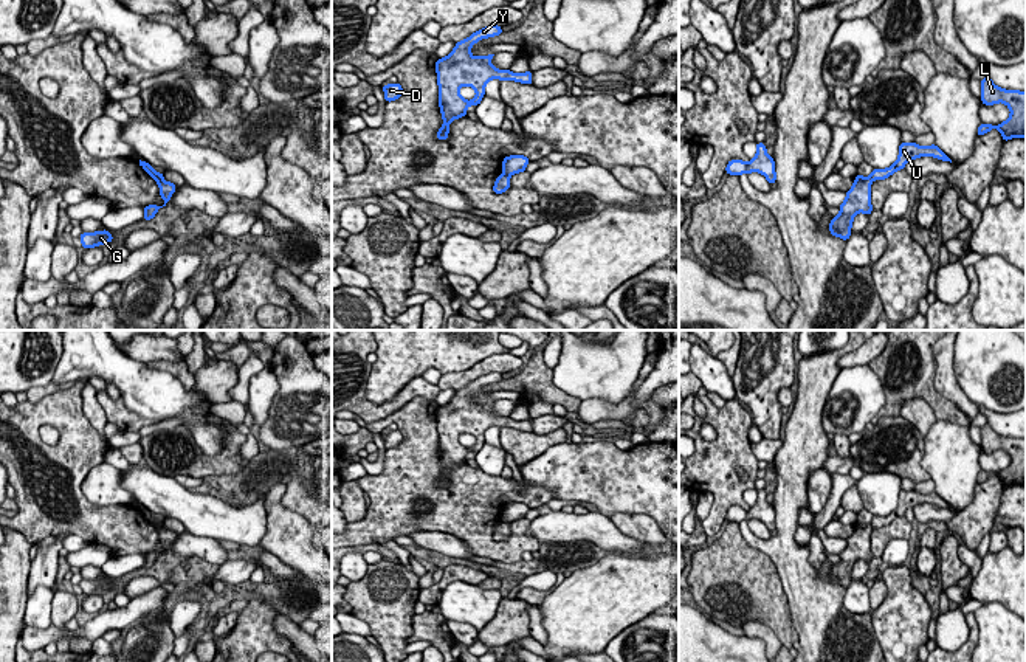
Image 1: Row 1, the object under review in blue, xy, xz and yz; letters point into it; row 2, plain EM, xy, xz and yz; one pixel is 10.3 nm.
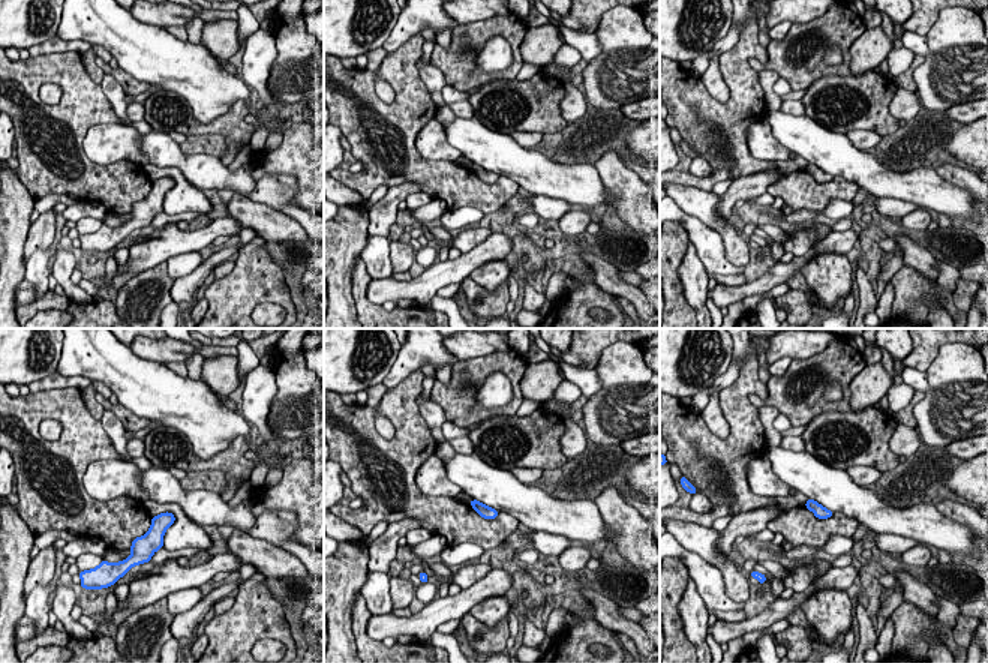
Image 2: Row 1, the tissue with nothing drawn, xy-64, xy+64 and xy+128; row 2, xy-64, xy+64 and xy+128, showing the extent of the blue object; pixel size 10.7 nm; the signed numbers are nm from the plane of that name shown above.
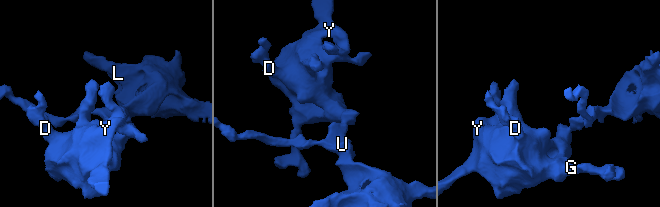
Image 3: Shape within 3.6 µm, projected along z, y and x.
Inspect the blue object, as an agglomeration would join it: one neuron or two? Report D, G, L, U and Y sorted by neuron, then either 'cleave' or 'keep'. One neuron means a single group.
D G Y / L U; cleave

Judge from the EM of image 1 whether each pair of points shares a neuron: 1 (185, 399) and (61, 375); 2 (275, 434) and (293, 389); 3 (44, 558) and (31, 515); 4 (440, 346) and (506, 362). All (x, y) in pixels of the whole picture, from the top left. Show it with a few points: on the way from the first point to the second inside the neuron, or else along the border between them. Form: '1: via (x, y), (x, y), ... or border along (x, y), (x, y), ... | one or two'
1: via (154, 394), (146, 393), (115, 366), (92, 366) | one
2: via (285, 424), (293, 416), (293, 400) | one
3: border along (68, 535), (55, 537) | two
4: border along (507, 352), (484, 357), (465, 369), (453, 371) | two

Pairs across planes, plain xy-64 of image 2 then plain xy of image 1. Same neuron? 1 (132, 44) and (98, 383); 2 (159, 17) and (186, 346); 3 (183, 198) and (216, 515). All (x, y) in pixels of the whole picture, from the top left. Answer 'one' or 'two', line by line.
1: two
2: two
3: two

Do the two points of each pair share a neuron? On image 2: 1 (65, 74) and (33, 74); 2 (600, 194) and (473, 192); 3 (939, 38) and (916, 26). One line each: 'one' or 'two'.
1: one
2: two
3: two

